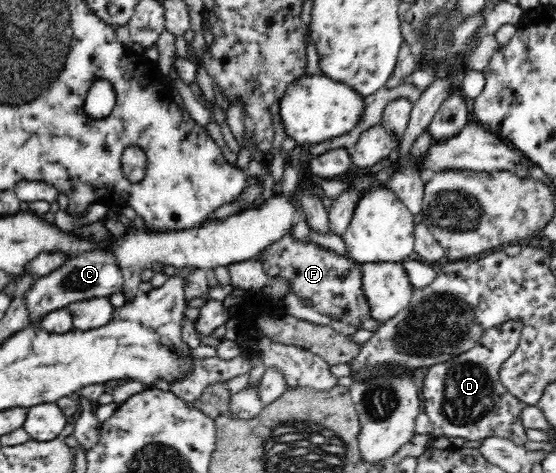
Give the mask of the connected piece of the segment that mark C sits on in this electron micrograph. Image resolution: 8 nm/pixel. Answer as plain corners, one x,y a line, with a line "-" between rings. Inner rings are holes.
95,248
75,257
69,257
63,265
60,265
49,273
35,281
35,285
25,293
25,302
29,308
29,326
39,326
40,319
54,309
66,308
74,301
98,298
121,292
124,277
121,268
117,264
115,254
111,254
105,248

